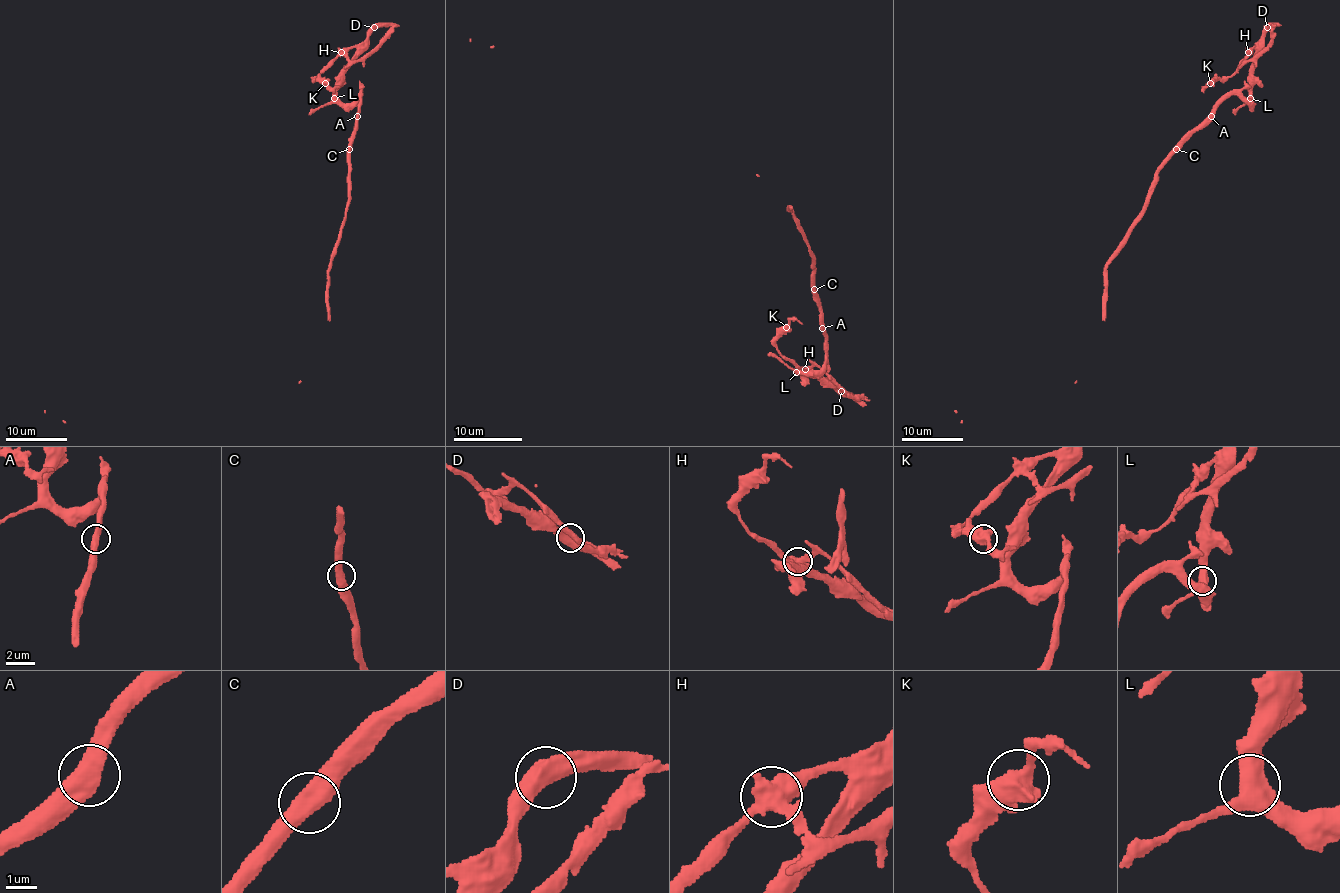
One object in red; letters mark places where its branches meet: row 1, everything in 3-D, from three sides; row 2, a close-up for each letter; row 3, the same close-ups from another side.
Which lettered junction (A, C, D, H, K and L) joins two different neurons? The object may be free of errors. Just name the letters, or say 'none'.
H

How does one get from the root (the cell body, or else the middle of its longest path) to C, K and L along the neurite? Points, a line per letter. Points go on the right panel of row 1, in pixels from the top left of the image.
C: (1115, 257), (1115, 250), (1144, 205), (1155, 172), (1176, 149)
K: (1115, 257), (1158, 167), (1224, 100), (1240, 95), (1250, 104), (1256, 49), (1230, 77), (1210, 83)
L: (1115, 257), (1115, 250), (1144, 205), (1158, 167), (1224, 100), (1240, 95), (1250, 104), (1250, 98)

